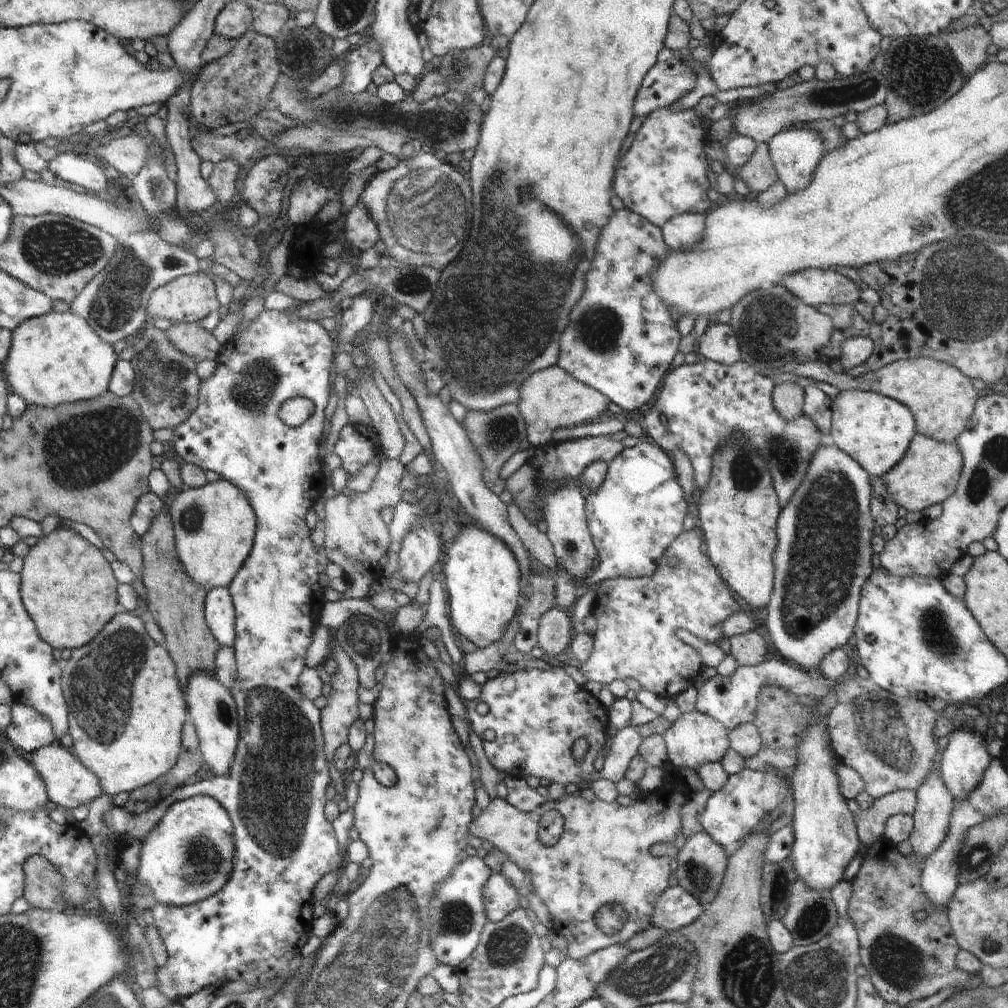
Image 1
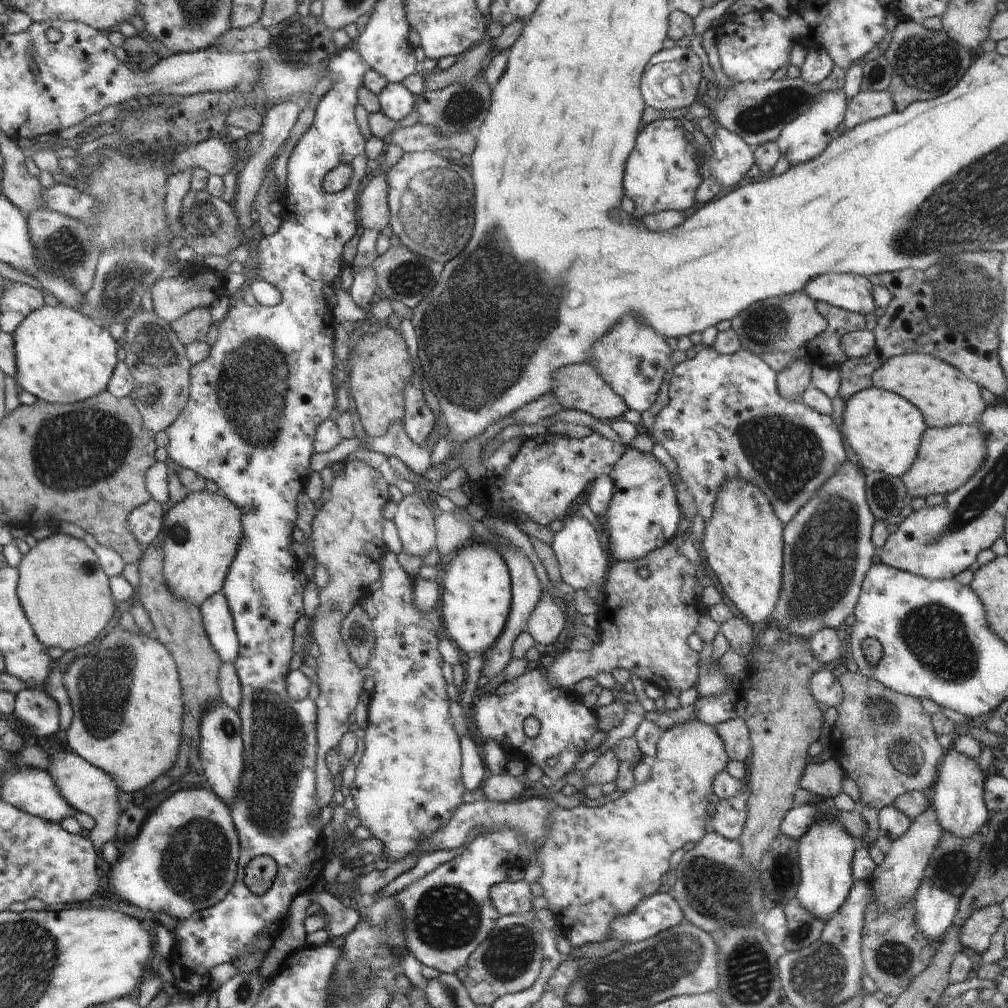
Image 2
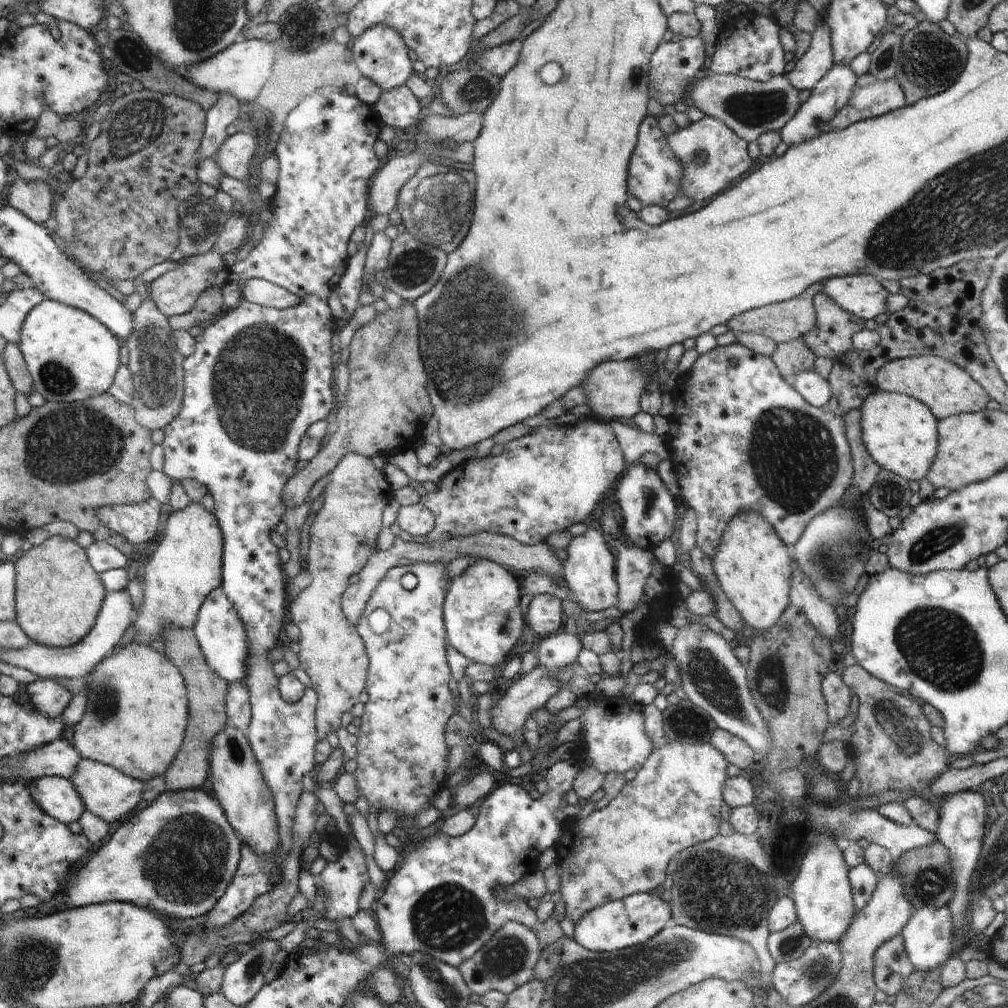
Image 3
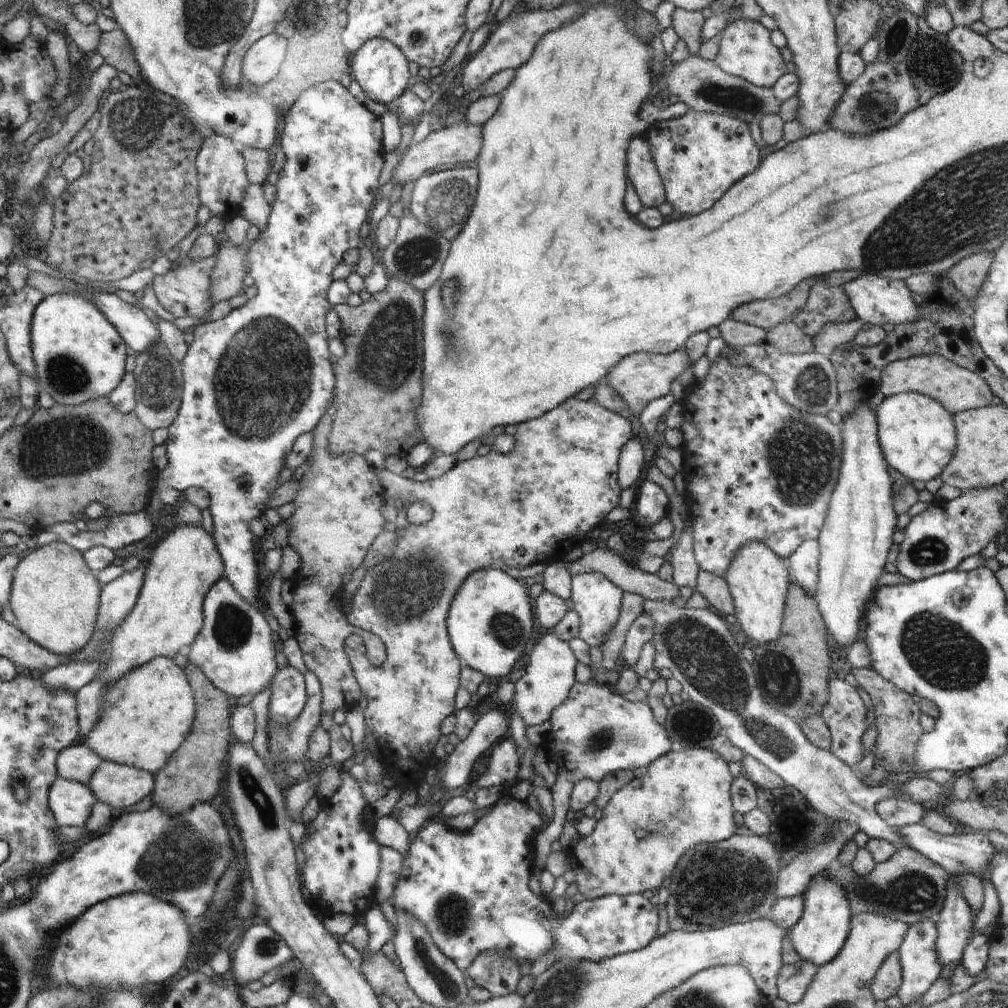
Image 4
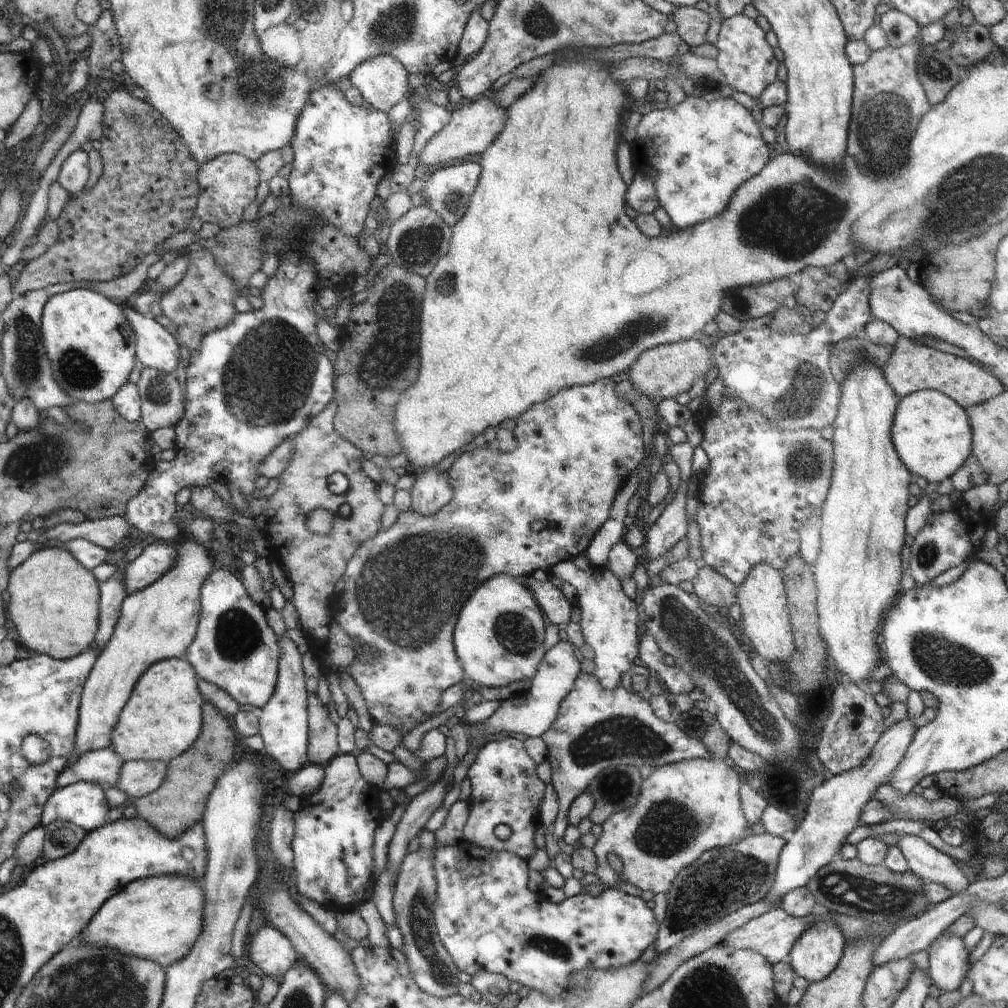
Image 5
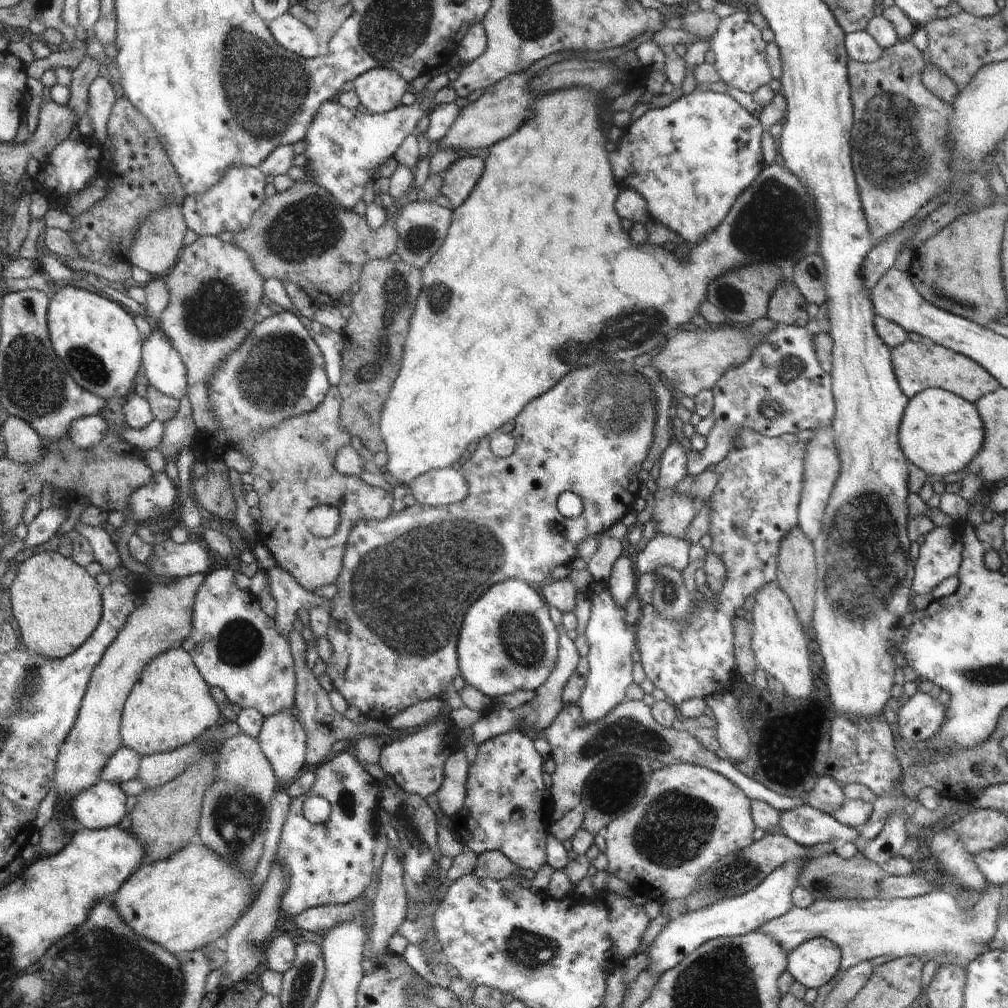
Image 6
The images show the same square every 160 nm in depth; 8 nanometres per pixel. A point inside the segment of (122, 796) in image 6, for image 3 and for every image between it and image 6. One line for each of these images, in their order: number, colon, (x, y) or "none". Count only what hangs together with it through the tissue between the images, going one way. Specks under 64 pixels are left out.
3: (57, 796)
4: (72, 802)
5: (86, 805)

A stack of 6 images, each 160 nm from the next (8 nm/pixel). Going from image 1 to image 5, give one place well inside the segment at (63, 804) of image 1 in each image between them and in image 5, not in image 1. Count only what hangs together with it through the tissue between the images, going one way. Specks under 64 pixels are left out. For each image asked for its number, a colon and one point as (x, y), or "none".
2: (86, 788)
3: (109, 794)
4: (119, 786)
5: (139, 778)

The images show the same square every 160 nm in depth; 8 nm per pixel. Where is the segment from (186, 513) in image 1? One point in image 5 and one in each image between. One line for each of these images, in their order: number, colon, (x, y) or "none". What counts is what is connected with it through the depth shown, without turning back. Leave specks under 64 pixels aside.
2: (200, 534)
3: (187, 564)
4: (169, 611)
5: (159, 622)

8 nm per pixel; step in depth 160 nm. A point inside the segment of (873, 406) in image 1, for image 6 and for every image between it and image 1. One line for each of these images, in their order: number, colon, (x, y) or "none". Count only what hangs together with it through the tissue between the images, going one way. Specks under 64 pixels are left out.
2: (884, 429)
3: (900, 433)
4: (917, 435)
5: (930, 432)
6: (940, 432)

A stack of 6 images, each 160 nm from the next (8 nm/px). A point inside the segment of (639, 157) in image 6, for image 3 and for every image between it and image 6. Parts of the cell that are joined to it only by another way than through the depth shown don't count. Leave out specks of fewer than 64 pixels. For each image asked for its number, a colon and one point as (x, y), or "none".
3: (728, 159)
4: (700, 155)
5: (698, 154)

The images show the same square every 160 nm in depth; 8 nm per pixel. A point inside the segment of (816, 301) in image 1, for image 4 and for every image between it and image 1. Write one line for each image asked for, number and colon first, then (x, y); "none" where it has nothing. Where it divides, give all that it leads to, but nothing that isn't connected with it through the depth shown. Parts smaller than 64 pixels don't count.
2: (851, 292)
3: (862, 295)
4: (877, 300)

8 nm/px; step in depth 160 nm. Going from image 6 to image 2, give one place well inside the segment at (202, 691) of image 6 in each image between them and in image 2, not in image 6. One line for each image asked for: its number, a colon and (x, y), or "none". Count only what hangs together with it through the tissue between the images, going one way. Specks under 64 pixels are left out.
2: (116, 729)
3: (137, 711)
4: (148, 714)
5: (165, 718)

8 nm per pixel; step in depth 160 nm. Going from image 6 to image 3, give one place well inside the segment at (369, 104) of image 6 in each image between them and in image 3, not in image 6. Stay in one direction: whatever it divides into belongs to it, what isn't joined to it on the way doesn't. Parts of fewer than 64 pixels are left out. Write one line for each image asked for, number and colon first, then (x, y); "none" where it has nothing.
3: (381, 54)
4: (384, 72)
5: (383, 81)

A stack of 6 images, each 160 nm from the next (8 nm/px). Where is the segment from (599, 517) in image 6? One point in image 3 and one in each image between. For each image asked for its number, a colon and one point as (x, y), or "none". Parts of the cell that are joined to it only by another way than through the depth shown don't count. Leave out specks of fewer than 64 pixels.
3: (542, 482)
4: (534, 504)
5: (563, 472)

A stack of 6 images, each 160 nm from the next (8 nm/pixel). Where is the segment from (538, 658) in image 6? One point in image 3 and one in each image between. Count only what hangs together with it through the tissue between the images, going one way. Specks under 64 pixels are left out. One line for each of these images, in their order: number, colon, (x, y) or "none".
3: (482, 617)
4: (490, 620)
5: (499, 636)

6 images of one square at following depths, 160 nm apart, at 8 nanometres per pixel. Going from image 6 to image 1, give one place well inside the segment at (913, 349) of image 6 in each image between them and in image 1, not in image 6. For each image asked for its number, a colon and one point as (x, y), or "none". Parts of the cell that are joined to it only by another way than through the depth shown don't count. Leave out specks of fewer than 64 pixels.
1: (941, 399)
2: (945, 397)
3: (946, 389)
4: (957, 389)
5: (911, 367)

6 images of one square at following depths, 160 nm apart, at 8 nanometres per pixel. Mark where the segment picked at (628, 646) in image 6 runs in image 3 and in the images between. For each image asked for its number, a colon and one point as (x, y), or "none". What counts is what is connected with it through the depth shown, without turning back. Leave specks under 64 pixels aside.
3: (588, 570)
4: (597, 600)
5: (610, 622)

